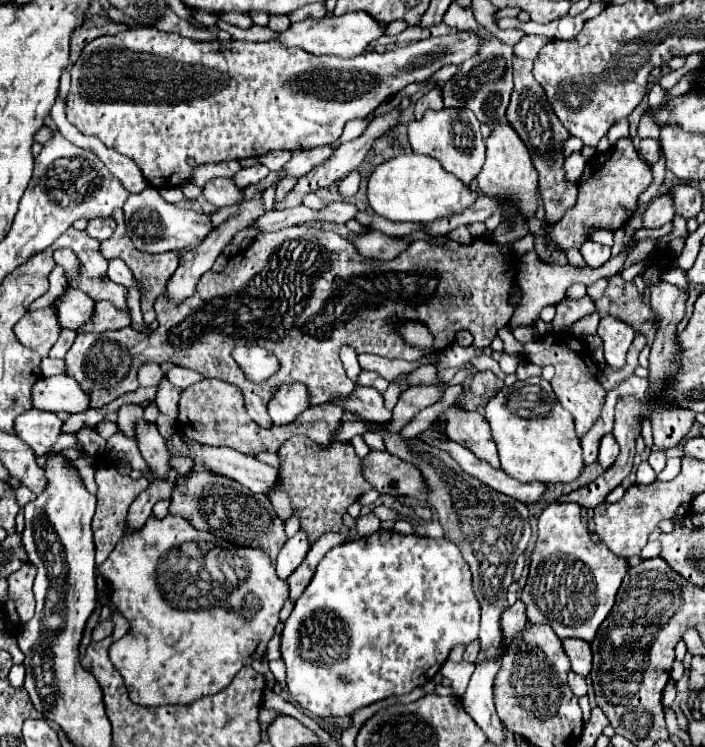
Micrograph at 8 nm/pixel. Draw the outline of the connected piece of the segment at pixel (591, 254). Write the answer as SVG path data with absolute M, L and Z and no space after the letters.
M586 240L582 244L582 256L590 268L600 268L610 260L610 248L604 244L598 244L594 240Z

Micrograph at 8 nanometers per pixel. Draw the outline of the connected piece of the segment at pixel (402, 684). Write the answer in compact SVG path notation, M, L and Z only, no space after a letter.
M378 530L368 538L358 538L352 542L344 542L336 548L332 548L324 560L318 564L314 578L310 580L304 594L294 604L294 610L290 618L284 624L282 630L282 660L286 664L288 676L286 686L288 692L294 696L294 700L308 712L312 712L316 718L326 716L350 716L354 710L368 706L372 702L384 700L392 694L408 694L416 686L422 686L428 682L446 662L450 650L456 644L470 644L478 638L478 626L480 626L480 604L472 590L472 574L468 564L462 558L462 552L454 542L446 542L444 538L422 538L422 536L404 536L390 530Z

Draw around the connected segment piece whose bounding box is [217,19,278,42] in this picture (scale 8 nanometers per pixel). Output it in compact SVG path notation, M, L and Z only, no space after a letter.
M219 19L217 27L220 30L230 32L232 40L254 40L254 42L264 42L264 40L276 40L276 36L278 36L278 32L272 32L270 28L258 26L258 24L252 24L250 28L242 30L242 28L236 28L236 26L232 26L232 24L228 24Z

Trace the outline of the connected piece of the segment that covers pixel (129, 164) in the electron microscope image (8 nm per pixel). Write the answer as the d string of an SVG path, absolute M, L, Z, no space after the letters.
M56 96L56 102L50 110L50 116L54 118L58 130L64 134L64 138L68 138L72 144L76 144L78 148L84 148L84 150L90 150L94 156L98 156L104 166L110 170L110 174L114 174L114 178L118 178L122 182L122 186L134 194L134 192L142 192L148 184L142 176L142 172L138 170L138 166L128 158L128 156L122 156L110 148L106 148L98 138L94 136L84 136L74 124L70 124L66 120L66 112L64 112L64 106L66 102Z

